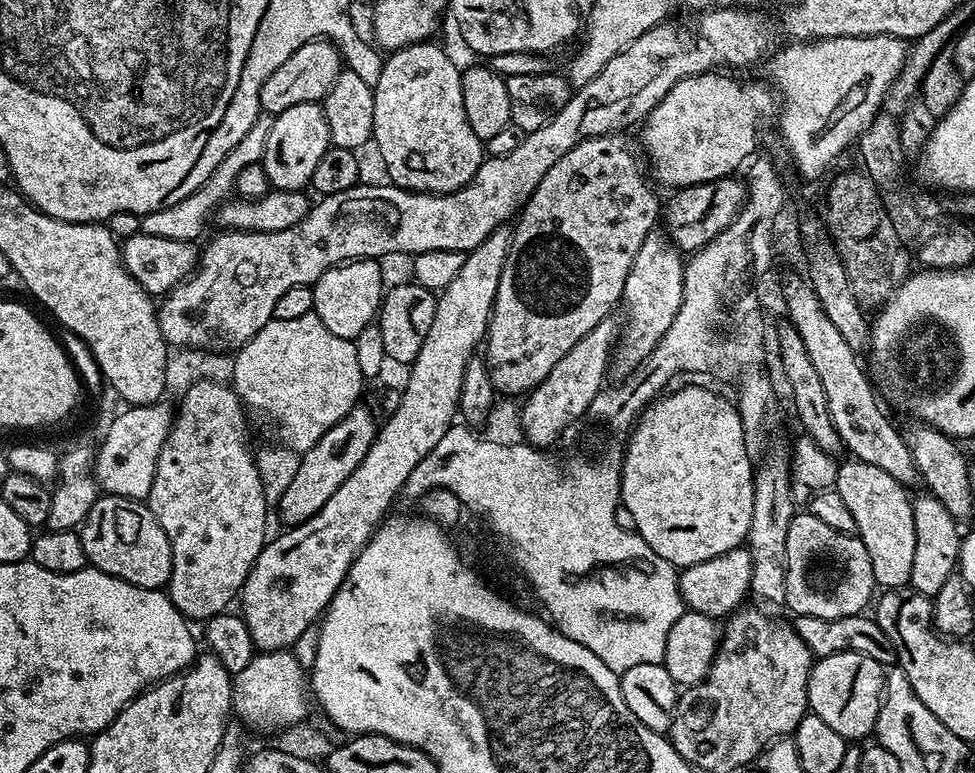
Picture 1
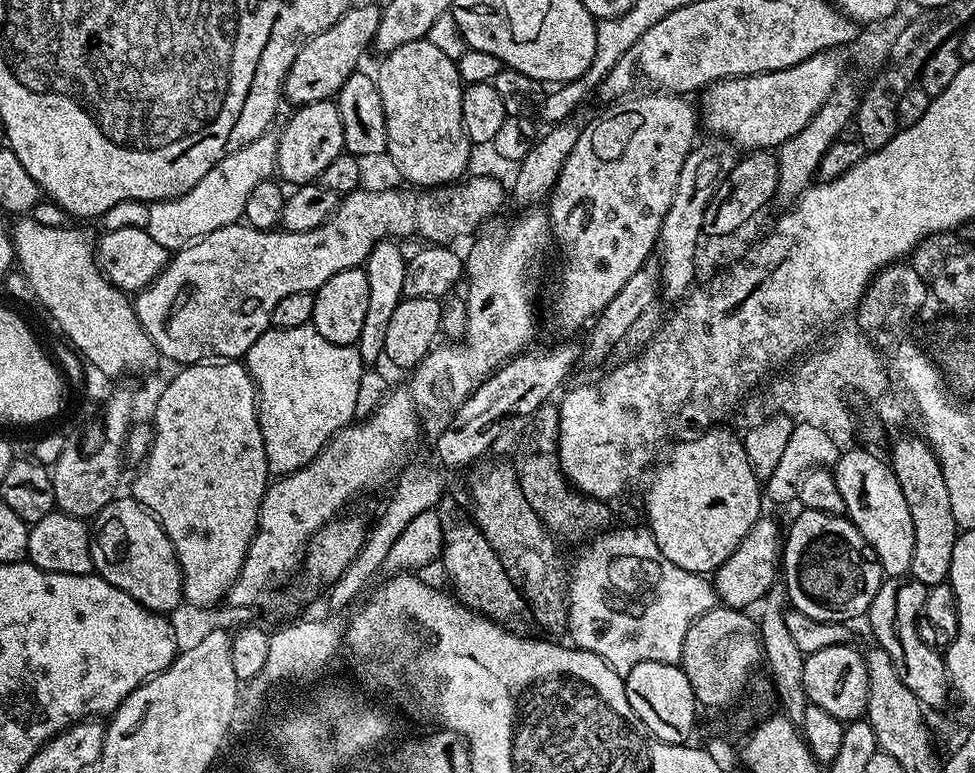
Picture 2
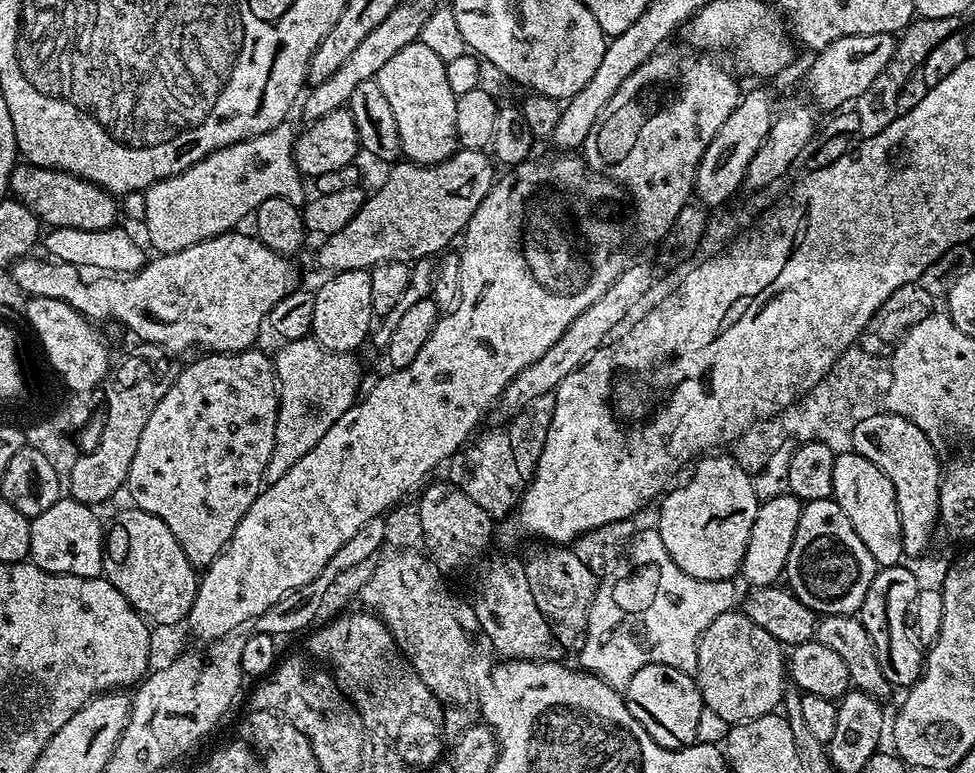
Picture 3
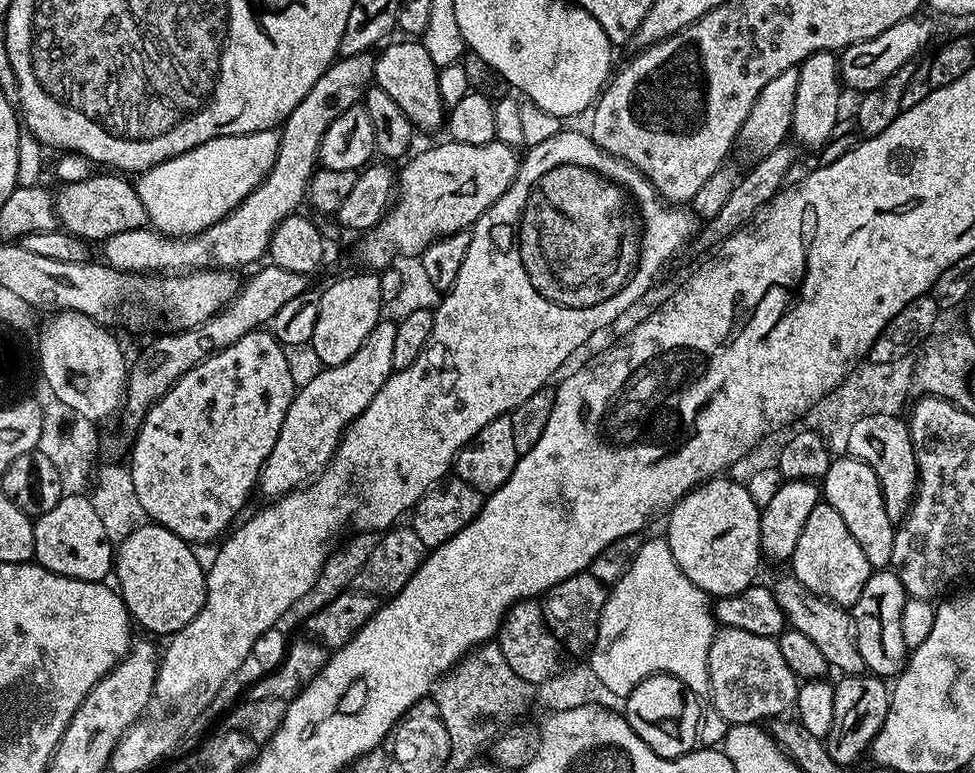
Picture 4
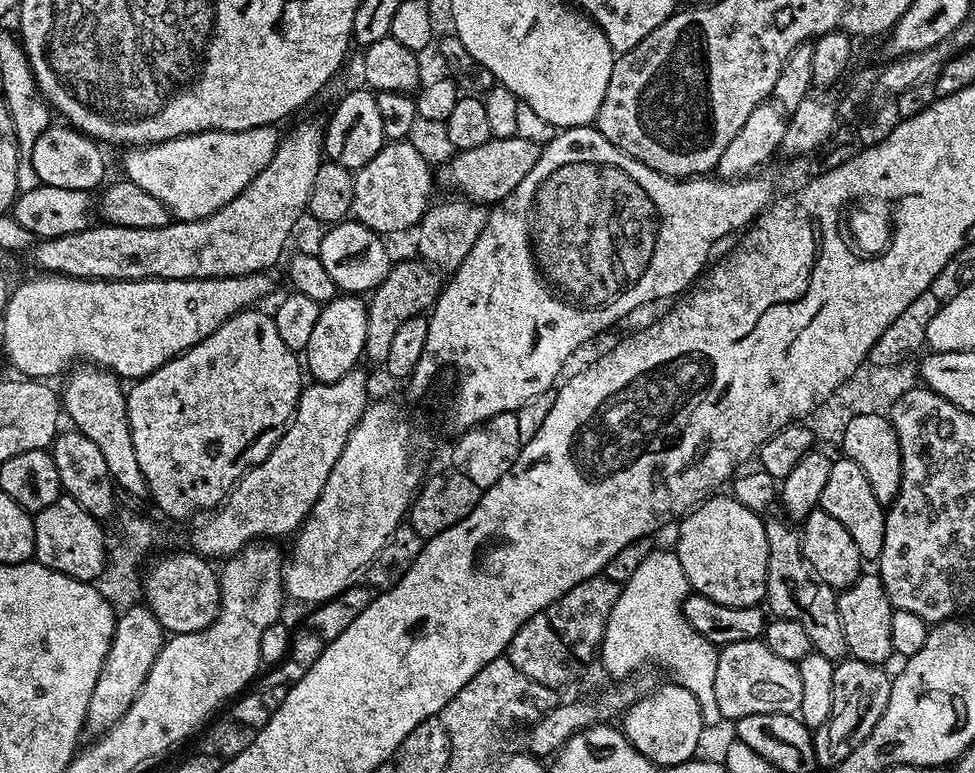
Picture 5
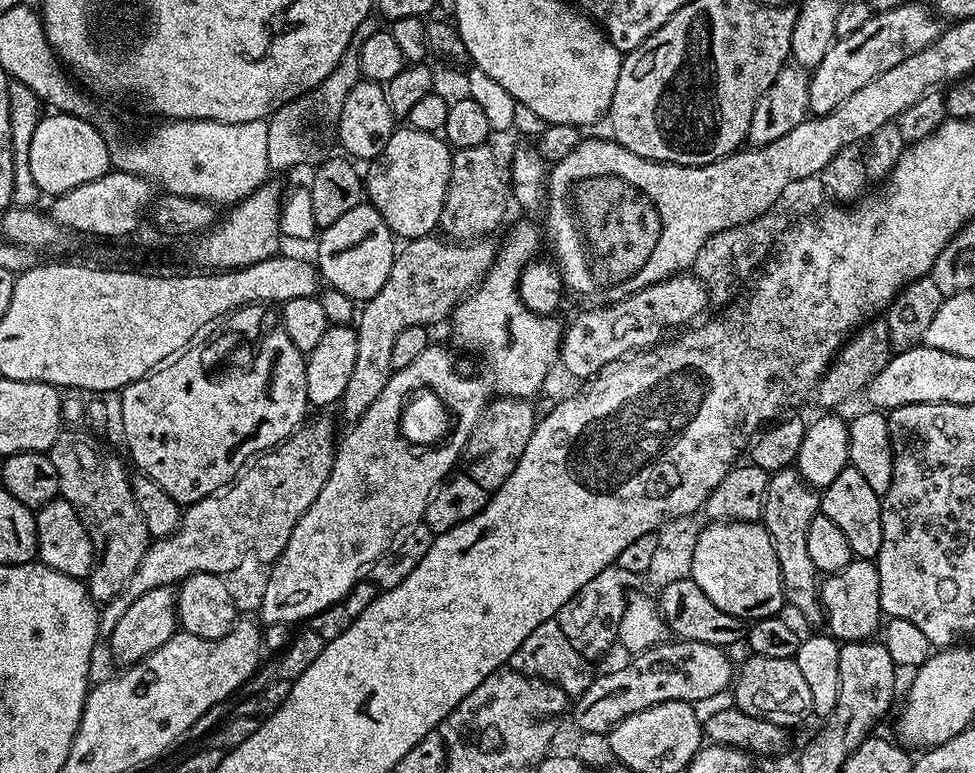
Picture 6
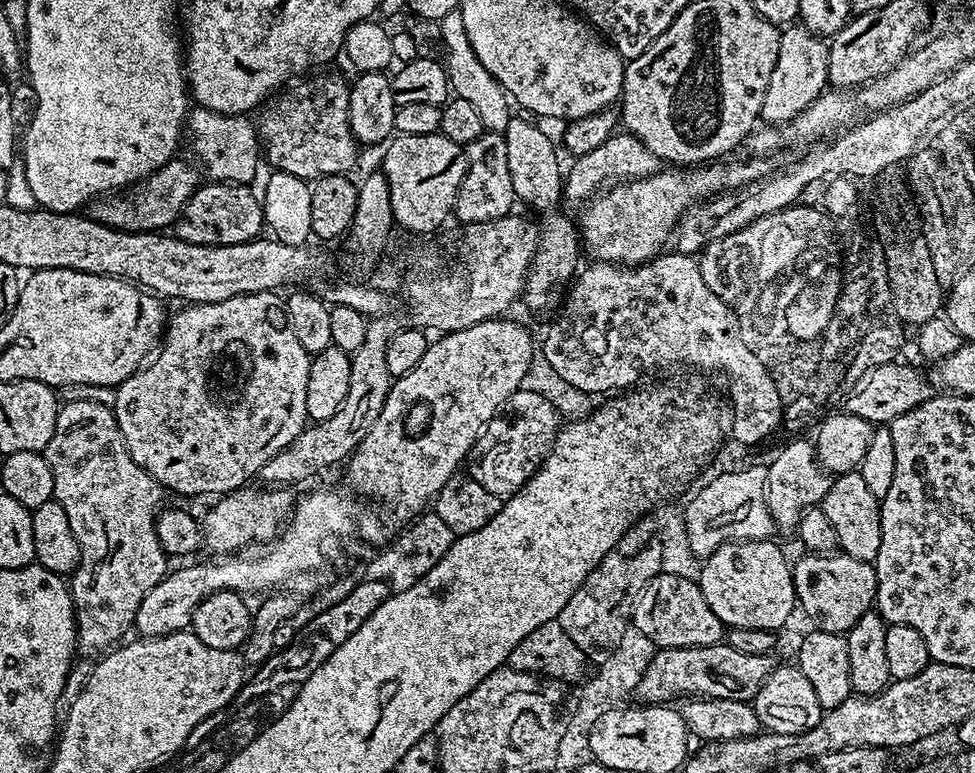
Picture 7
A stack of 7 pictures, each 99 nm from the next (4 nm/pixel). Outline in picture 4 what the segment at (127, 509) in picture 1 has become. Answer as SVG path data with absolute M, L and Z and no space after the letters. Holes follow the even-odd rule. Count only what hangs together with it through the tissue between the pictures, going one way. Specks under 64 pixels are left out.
M145 522L114 548L114 581L128 614L153 637L171 637L204 608L206 568L195 556L193 545L158 523Z

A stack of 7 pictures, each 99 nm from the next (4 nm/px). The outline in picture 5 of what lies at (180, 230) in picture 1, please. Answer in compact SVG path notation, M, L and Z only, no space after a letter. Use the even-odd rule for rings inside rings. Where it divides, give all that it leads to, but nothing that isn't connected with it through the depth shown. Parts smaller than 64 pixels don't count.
M267 124L241 132L199 132L179 136L161 144L132 146L125 151L128 153L124 156L123 175L130 182L134 182L134 186L142 186L146 194L154 194L154 198L165 204L176 220L201 220L238 198L242 190L251 188L254 178L258 178L258 174L266 170L270 158L274 158L281 139L281 129L277 125Z

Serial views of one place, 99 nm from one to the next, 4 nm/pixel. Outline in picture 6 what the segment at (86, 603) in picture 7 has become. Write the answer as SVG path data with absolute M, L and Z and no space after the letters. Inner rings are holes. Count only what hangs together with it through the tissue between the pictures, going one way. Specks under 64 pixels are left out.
M61 431L50 450L50 455L54 462L54 470L58 470L60 496L66 502L70 502L70 506L74 506L78 518L82 518L86 530L92 536L94 563L91 577L87 581L88 592L97 602L108 601L122 590L124 583L138 569L140 559L146 554L150 543L148 531L134 502L130 472L124 469L123 462L114 453L107 452L88 432Z

